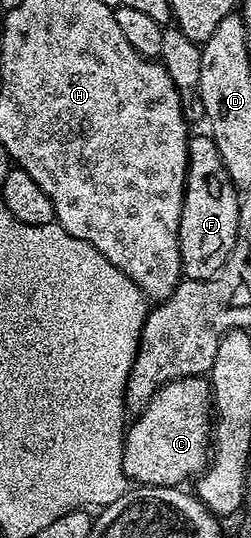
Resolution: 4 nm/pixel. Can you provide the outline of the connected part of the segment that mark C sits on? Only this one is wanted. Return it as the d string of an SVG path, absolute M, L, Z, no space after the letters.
M205 376L185 377L159 385L150 402L129 422L122 443L122 475L138 485L181 486L182 481L197 478L212 456L212 394Z

